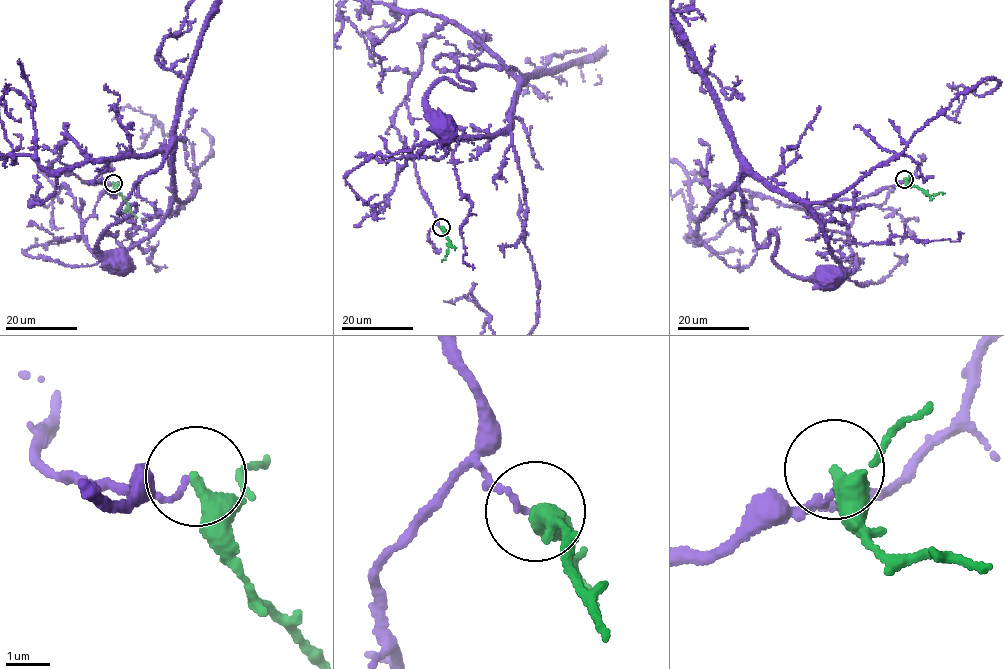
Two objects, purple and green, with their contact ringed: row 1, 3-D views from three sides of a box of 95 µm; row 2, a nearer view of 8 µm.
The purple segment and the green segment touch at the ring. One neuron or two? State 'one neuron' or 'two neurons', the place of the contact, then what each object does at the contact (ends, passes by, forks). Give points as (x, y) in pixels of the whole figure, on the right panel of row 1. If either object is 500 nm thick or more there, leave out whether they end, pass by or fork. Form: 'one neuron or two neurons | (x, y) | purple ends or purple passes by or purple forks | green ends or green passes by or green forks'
two neurons | (904, 179) | purple ends | green passes by

